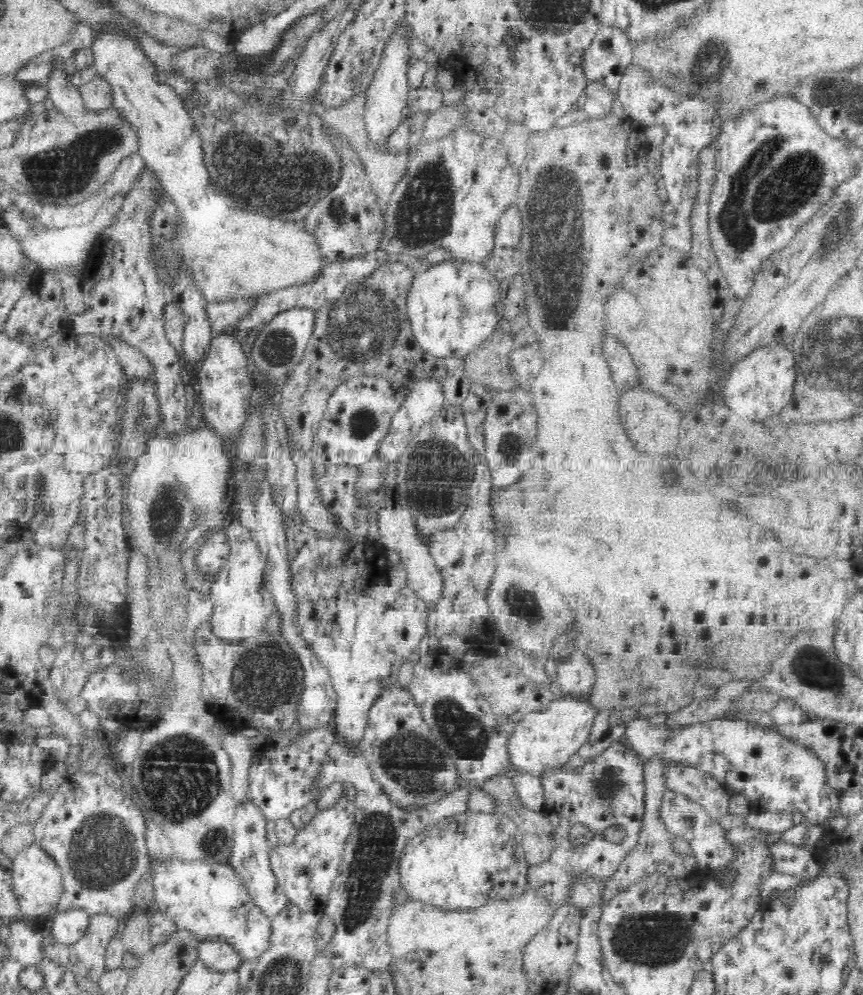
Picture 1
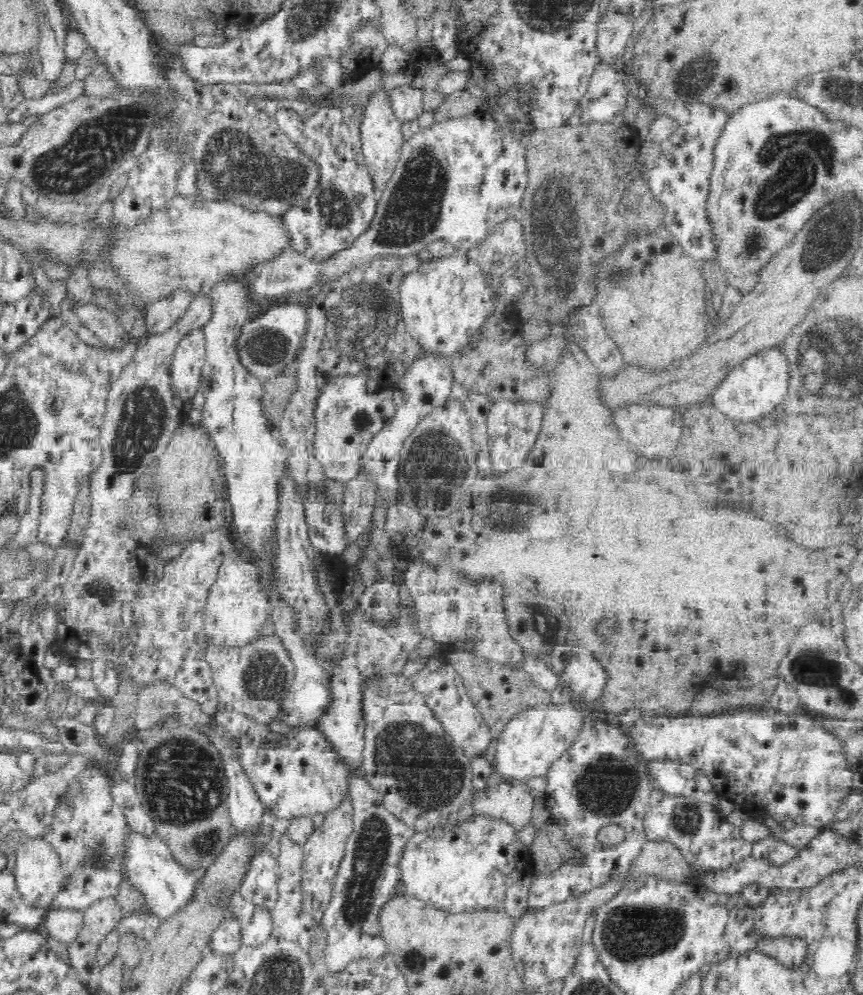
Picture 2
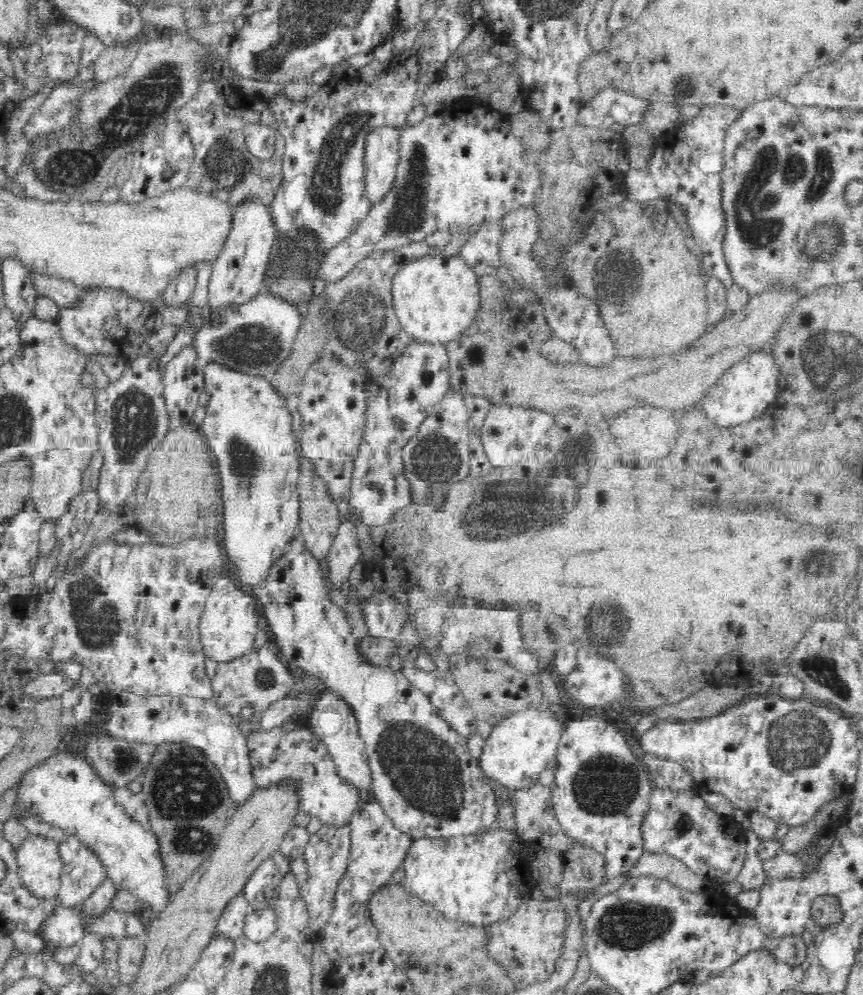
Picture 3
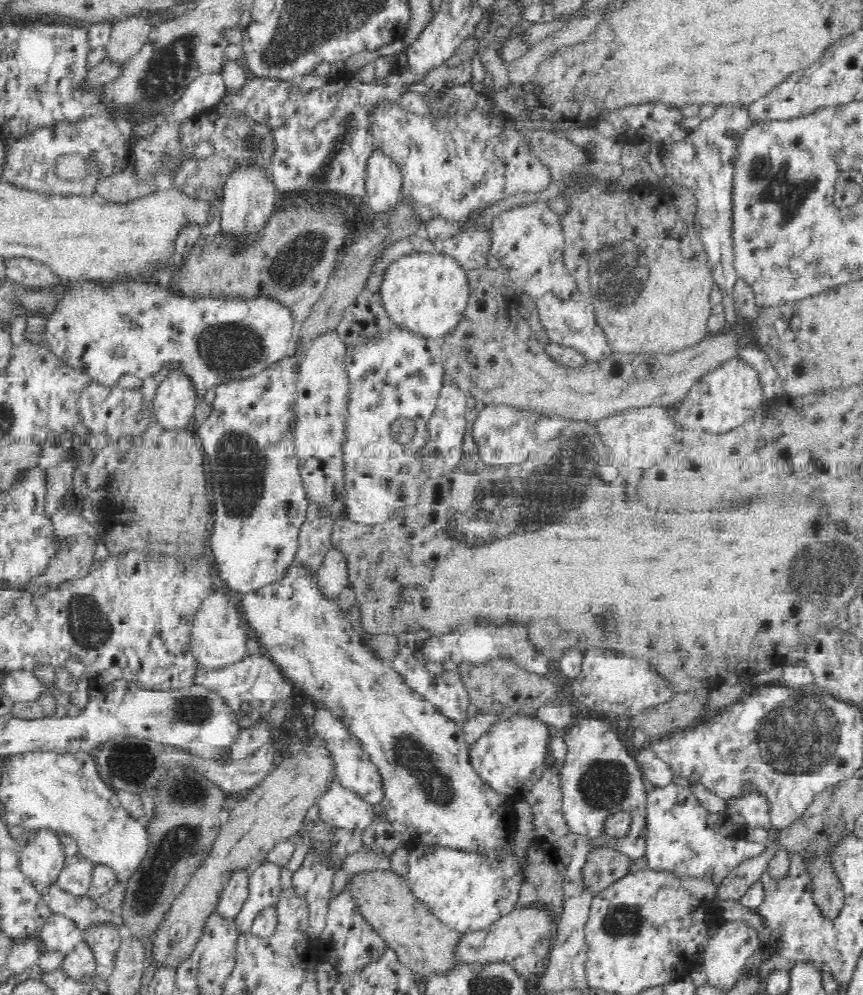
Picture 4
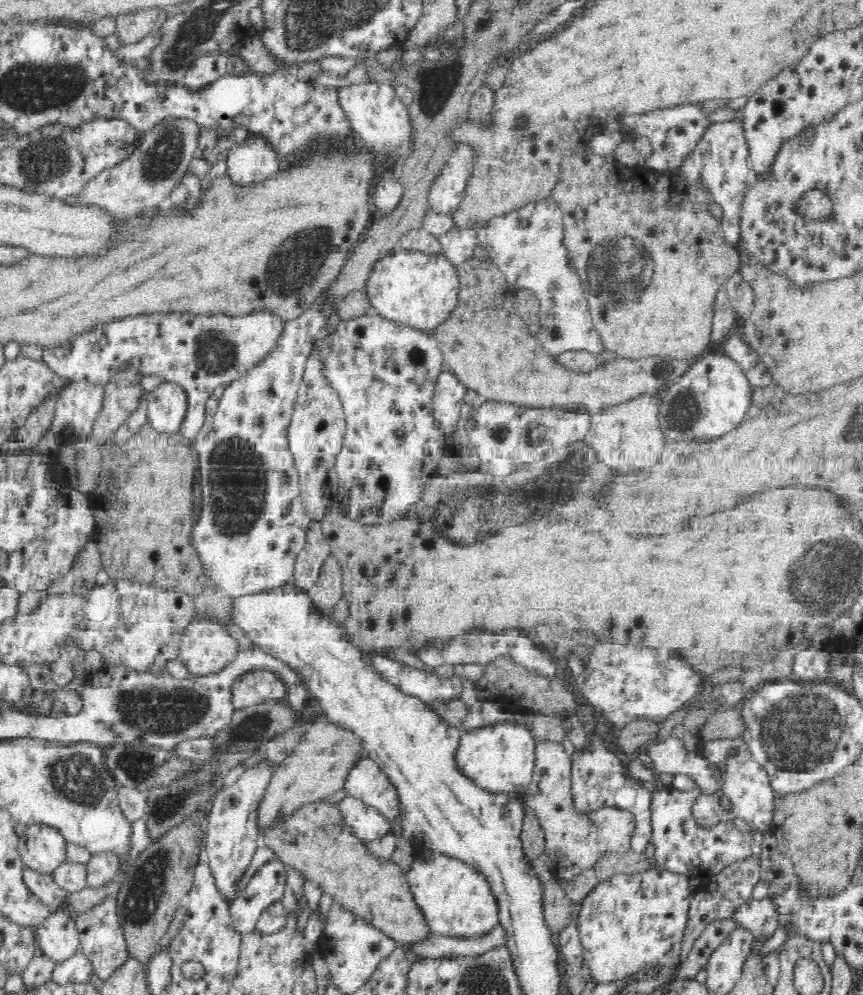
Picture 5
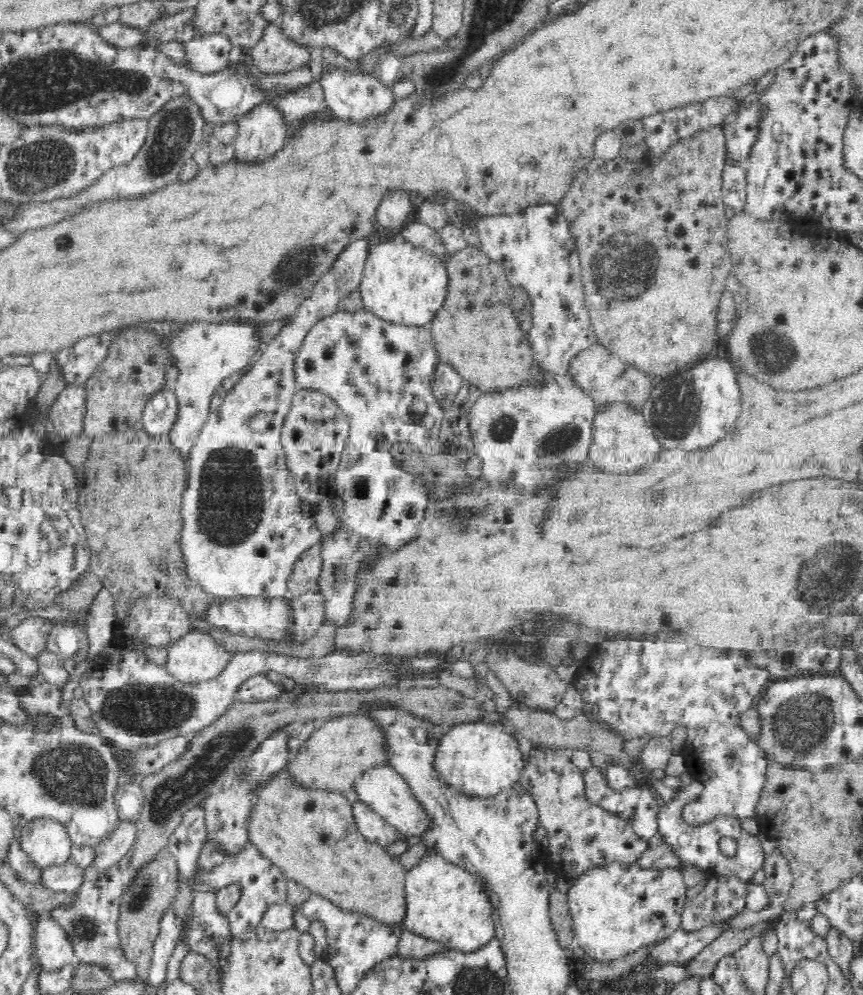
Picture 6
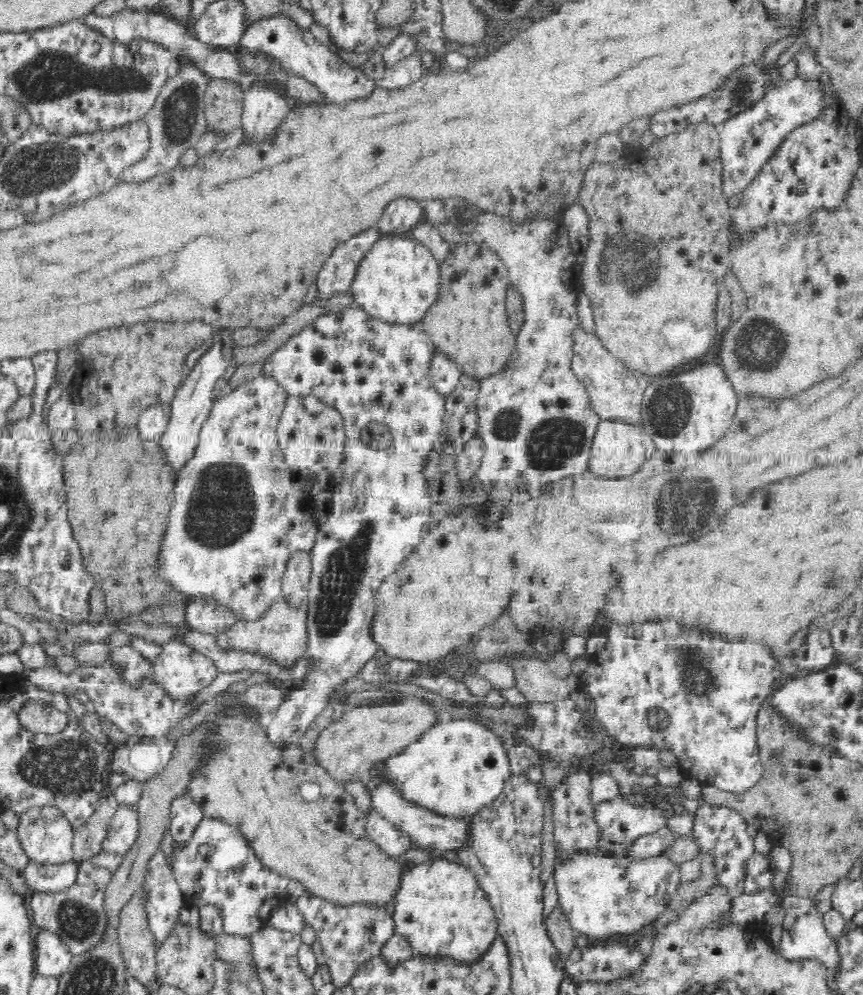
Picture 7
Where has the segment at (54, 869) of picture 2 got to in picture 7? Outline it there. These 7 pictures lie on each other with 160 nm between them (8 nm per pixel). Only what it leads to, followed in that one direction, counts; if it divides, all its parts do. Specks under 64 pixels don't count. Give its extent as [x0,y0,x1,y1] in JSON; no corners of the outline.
[16,806,73,864]

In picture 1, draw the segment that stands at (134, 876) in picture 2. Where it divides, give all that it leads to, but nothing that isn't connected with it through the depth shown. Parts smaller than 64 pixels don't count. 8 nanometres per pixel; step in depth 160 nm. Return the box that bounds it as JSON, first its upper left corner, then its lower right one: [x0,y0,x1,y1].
[149,860,272,965]

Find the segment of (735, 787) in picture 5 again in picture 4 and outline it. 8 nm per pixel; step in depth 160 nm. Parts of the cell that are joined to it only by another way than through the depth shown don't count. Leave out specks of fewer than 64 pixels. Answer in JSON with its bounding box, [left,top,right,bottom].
[725,792,773,831]

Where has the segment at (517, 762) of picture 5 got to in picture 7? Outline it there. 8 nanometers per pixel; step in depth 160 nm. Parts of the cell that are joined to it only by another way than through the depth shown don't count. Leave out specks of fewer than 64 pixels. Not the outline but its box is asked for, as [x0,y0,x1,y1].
[371,719,512,818]

